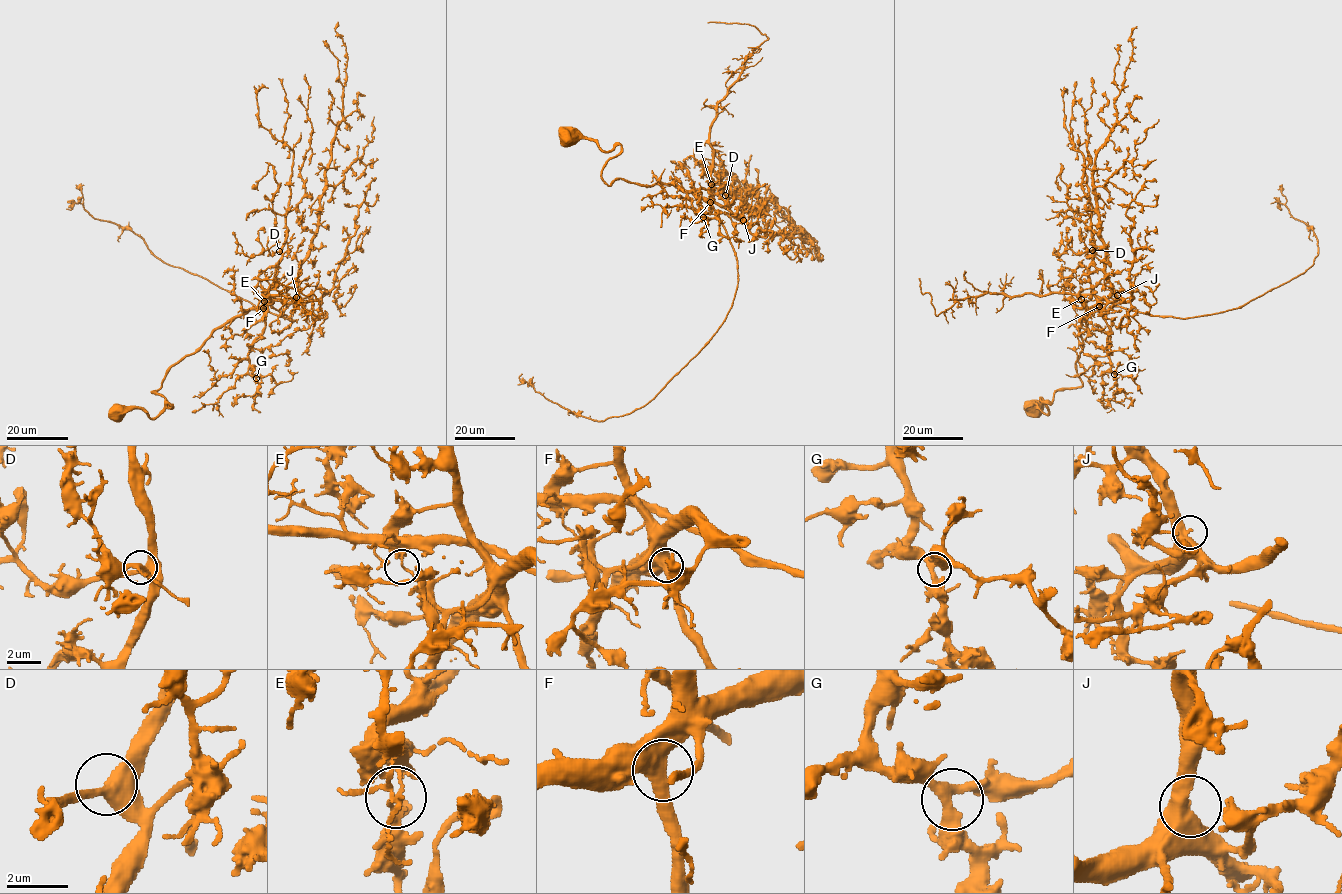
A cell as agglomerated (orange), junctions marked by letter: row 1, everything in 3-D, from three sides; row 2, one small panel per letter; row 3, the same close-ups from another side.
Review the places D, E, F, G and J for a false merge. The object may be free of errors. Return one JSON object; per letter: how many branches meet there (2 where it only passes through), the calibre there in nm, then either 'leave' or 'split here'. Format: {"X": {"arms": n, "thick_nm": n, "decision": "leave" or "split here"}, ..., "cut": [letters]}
{"D": {"arms": 2, "thick_nm": 420, "decision": "leave"}, "E": {"arms": 2, "thick_nm": 100, "decision": "split here"}, "F": {"arms": 2, "thick_nm": 550, "decision": "leave"}, "G": {"arms": 3, "thick_nm": 360, "decision": "leave"}, "J": {"arms": 2, "thick_nm": 500, "decision": "leave"}, "cut": ["E"]}

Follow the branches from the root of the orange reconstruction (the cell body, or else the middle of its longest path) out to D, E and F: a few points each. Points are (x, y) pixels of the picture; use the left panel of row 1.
D: (118, 411), (141, 408), (154, 418), (172, 406), (152, 392), (214, 330), (264, 303), (279, 251)
E: (118, 411), (141, 408), (154, 418), (170, 408), (152, 392), (166, 372), (264, 301)
F: (118, 411), (141, 408), (154, 418), (170, 408), (152, 392), (160, 388), (166, 372), (217, 329), (263, 308)

